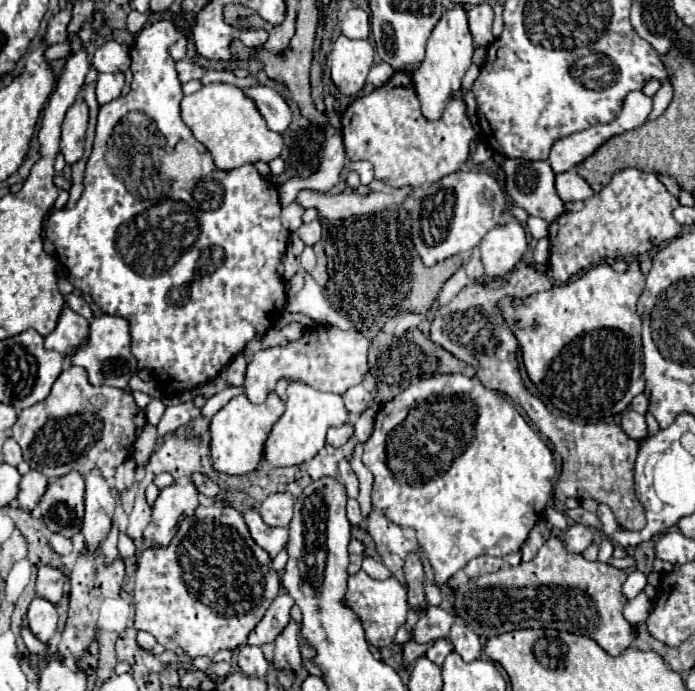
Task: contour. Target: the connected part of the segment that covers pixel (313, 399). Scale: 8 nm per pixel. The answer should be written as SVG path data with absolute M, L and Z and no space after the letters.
M291 382L287 386L287 410L273 426L267 444L265 444L265 460L271 466L295 466L311 460L323 446L325 434L331 426L341 426L349 422L349 412L345 410L343 398L333 392L313 390L311 386Z

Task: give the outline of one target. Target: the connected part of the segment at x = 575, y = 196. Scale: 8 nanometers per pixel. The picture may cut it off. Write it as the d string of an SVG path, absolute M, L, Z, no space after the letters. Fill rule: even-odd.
M567 170L563 174L555 176L555 188L557 194L567 202L567 200L587 200L593 196L591 186L575 172L575 170Z

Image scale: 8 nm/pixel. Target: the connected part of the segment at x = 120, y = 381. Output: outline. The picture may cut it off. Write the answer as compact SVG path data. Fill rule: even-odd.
M109 314L93 318L87 344L71 356L71 362L77 366L83 366L89 374L89 382L95 386L105 384L105 386L115 386L115 388L127 388L131 376L139 372L137 358L133 358L133 352L131 352L129 322L121 316L109 316Z

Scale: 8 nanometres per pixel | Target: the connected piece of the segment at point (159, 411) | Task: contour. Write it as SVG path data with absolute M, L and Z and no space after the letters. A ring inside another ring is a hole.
M151 400L151 402L149 402L149 406L145 408L147 422L149 422L149 424L153 424L153 426L157 426L157 424L159 424L159 420L161 420L161 416L163 416L163 412L165 412L165 404L163 404L161 400Z

